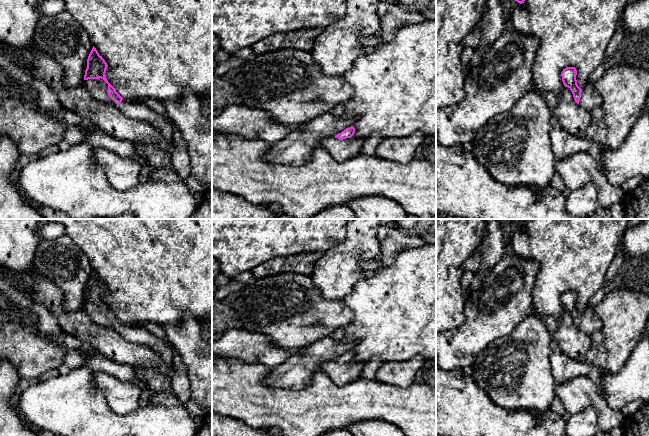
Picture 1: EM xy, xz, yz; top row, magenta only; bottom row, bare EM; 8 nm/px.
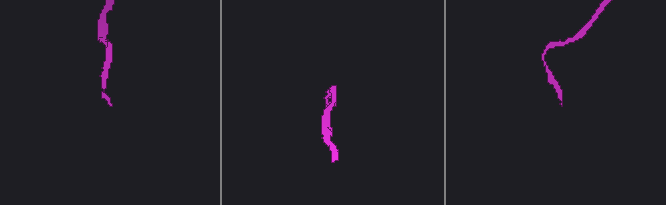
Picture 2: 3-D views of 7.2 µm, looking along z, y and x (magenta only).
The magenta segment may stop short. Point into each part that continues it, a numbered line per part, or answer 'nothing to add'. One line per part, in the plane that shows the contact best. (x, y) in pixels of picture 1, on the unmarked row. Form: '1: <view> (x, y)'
1: xy (98, 312)

